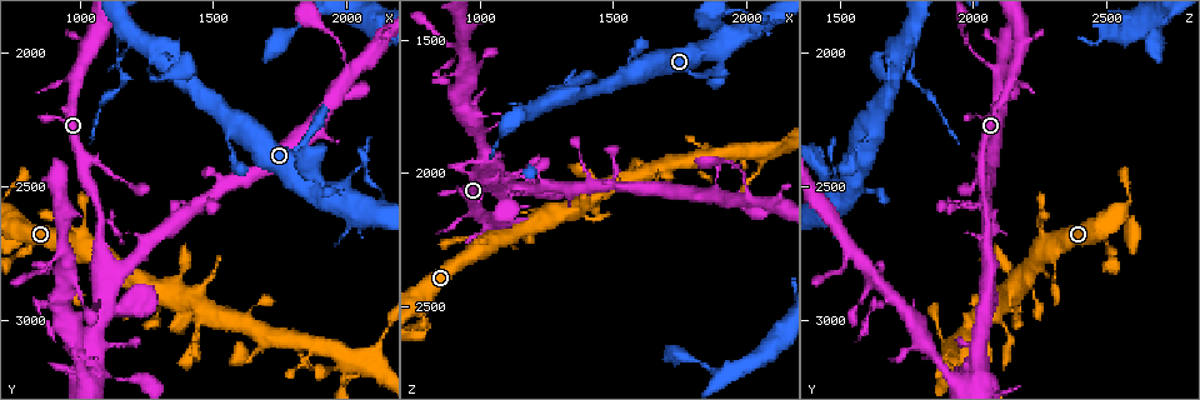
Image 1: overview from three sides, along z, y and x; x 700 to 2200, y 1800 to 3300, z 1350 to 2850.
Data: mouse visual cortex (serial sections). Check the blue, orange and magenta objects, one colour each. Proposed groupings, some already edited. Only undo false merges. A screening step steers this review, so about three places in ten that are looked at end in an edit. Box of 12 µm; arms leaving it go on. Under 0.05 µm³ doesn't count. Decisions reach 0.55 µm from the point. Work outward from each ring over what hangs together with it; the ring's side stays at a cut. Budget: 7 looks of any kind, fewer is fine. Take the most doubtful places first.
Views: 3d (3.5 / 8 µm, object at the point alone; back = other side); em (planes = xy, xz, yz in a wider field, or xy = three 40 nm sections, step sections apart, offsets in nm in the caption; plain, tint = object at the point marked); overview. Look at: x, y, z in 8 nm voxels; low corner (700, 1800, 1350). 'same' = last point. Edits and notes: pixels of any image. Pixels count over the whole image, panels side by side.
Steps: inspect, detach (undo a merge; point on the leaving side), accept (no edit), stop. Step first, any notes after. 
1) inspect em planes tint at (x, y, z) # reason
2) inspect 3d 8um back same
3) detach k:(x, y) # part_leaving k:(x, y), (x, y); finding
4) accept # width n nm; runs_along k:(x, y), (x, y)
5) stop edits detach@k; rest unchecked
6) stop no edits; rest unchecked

inspect 3d 3.5um at (1070, 2600, 2050) # a narrow waist

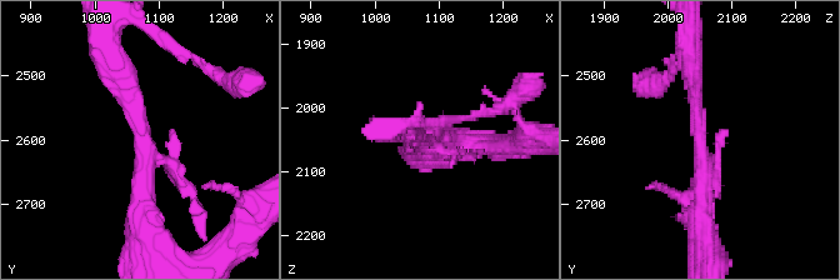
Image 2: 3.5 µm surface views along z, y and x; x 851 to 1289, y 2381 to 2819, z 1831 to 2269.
inspect em planes tint at (1075, 2605, 2050)

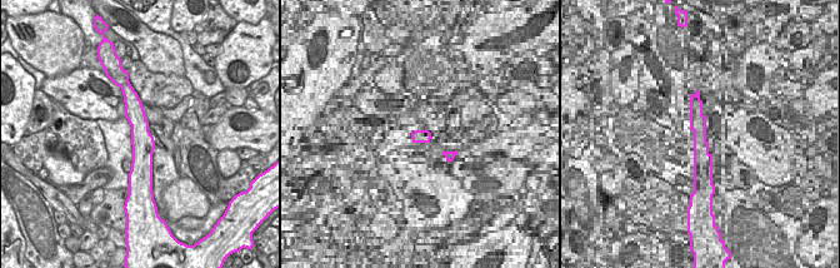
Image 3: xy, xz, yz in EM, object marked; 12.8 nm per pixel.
inspect em xy step 3 tint same # cut it another way

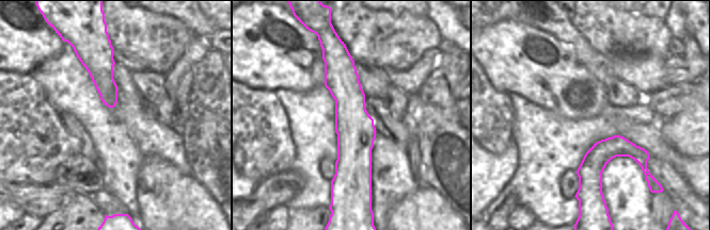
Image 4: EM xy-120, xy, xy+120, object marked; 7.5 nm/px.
accept # one cell here

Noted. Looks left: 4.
inspect 3d 3.5um at (1300, 2010, 1720) # small branch off a trunk

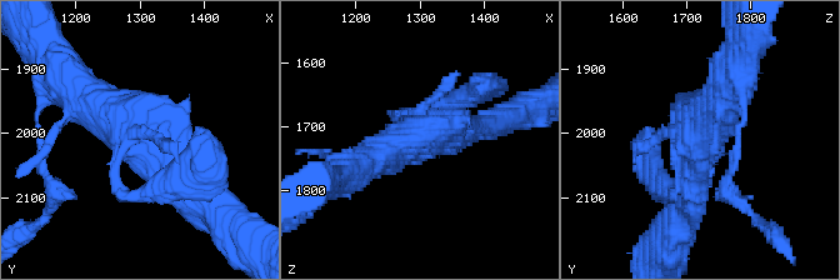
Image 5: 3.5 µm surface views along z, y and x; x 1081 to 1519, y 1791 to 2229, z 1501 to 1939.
inspect em xy step 1 plain at (1300, 2010, 1720)

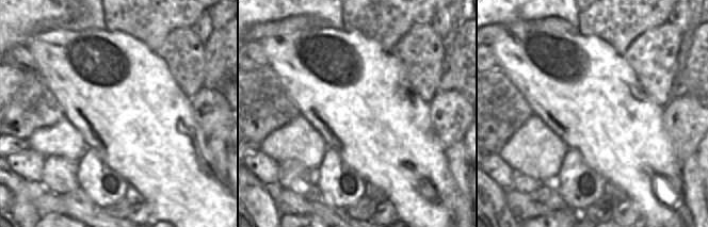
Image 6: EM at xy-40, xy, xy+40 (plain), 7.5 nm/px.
inspect em xy step 1 tint same

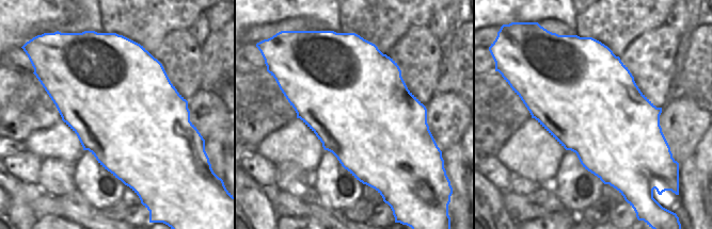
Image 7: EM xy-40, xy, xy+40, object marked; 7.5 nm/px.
accept # runs_along 5:(206, 199), (80, 91); continuous, no second cell

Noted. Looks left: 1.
stop no edits; rest unchecked

